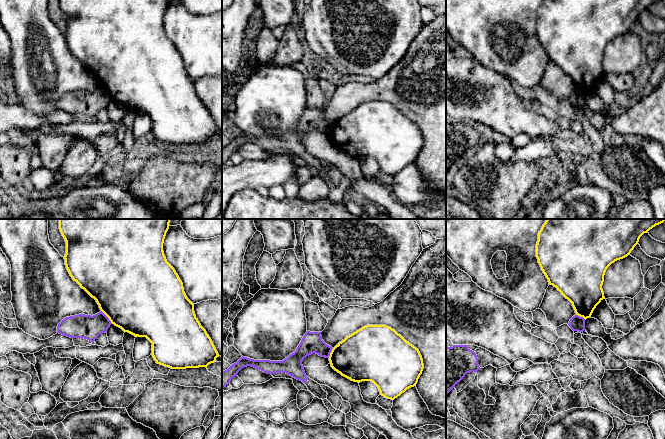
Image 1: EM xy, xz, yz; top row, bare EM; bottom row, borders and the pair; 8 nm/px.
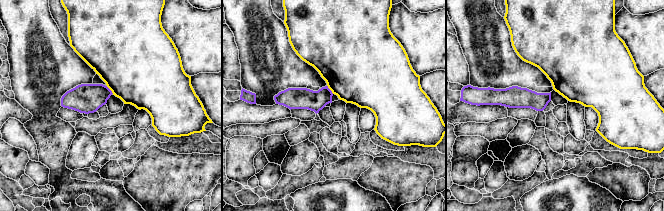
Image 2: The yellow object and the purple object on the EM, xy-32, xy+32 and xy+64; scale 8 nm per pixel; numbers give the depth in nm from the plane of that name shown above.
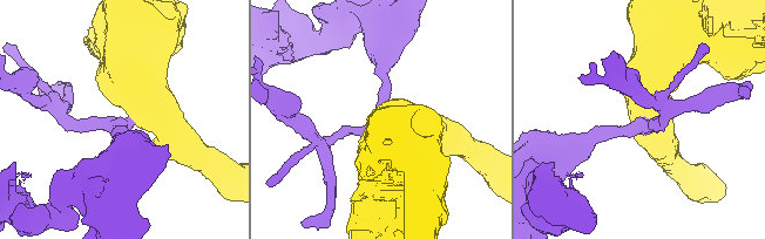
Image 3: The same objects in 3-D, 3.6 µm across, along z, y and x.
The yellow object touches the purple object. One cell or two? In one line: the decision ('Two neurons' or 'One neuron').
Two neurons

